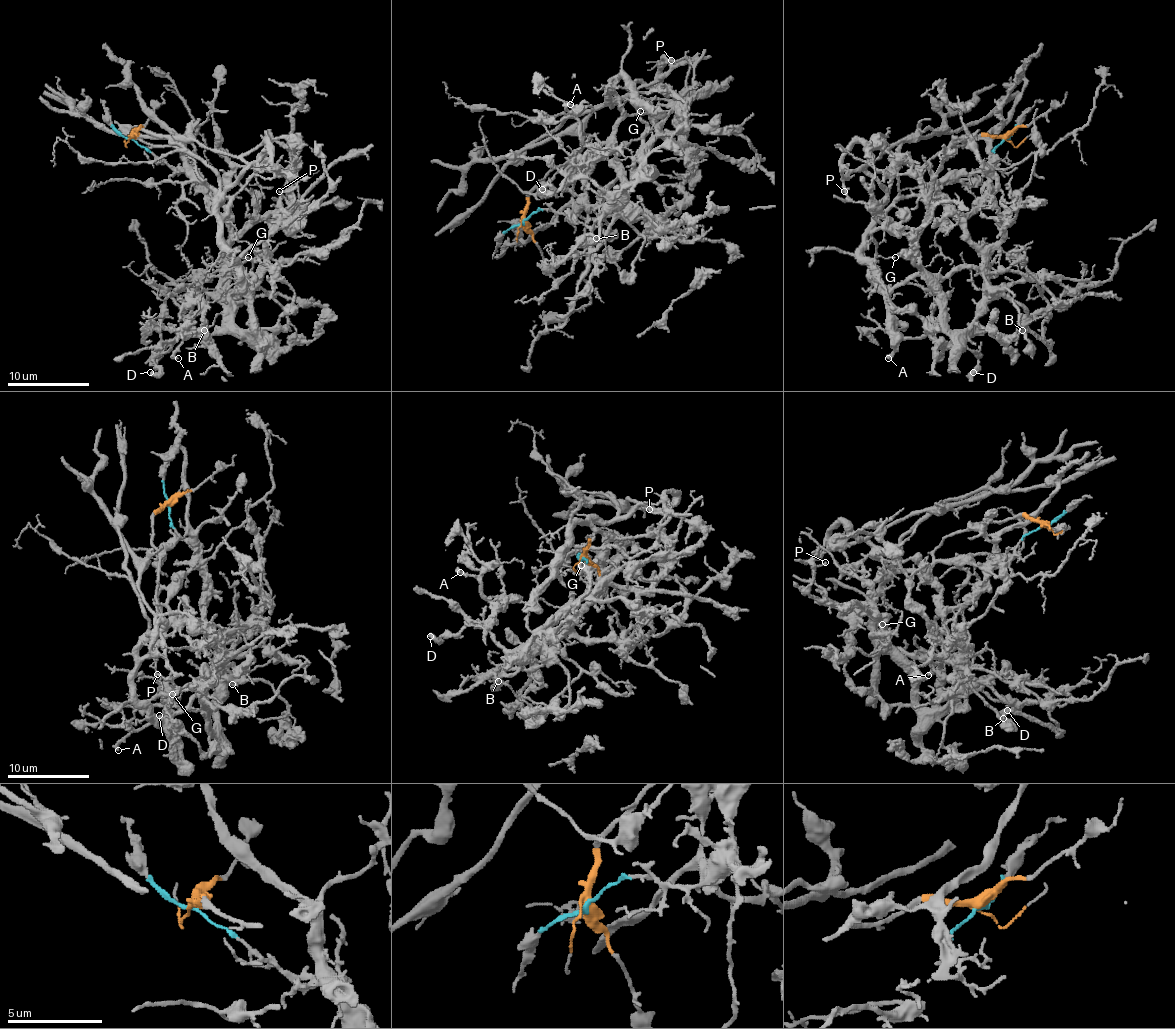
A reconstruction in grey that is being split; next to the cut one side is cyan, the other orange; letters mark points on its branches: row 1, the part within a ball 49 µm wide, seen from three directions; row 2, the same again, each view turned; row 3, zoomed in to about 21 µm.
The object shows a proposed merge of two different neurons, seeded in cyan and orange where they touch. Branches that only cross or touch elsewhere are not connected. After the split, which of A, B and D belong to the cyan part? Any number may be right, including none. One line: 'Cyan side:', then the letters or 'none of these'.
Cyan side: A, B, D

